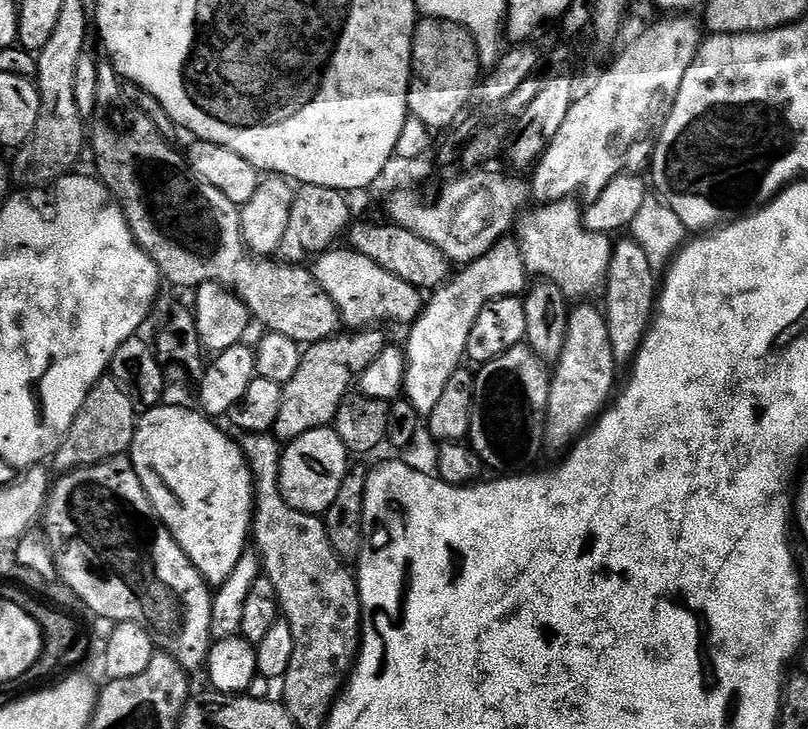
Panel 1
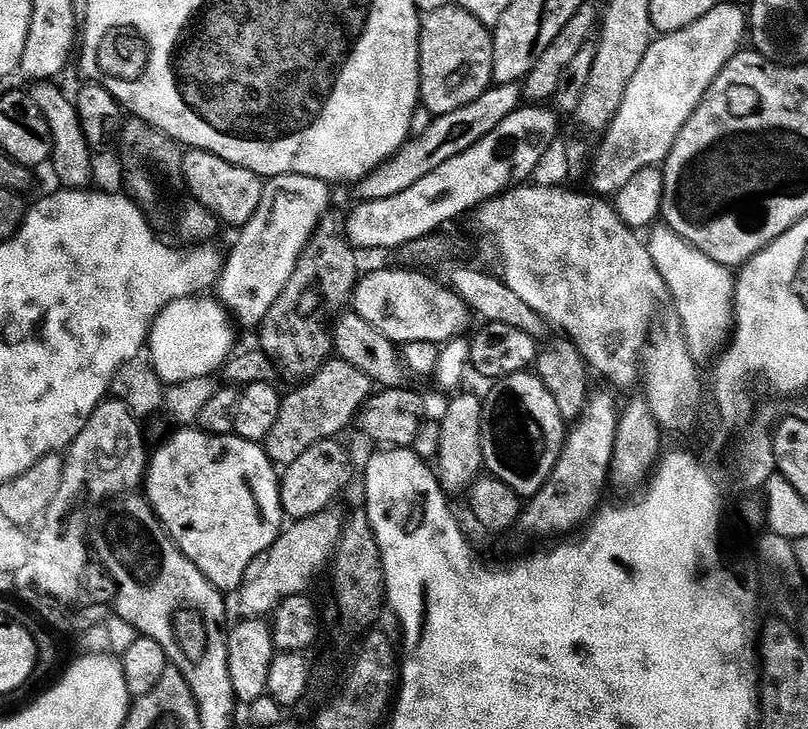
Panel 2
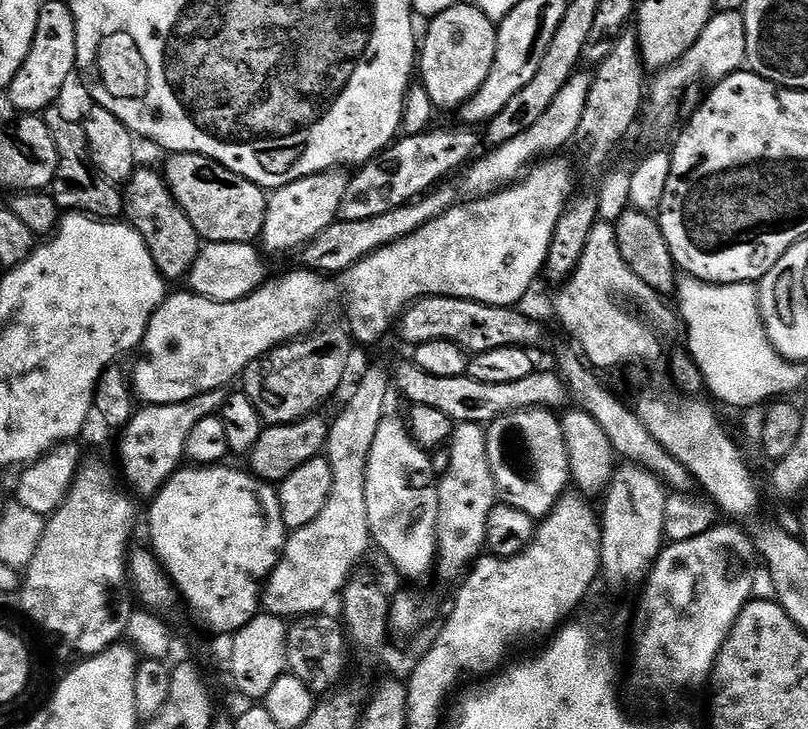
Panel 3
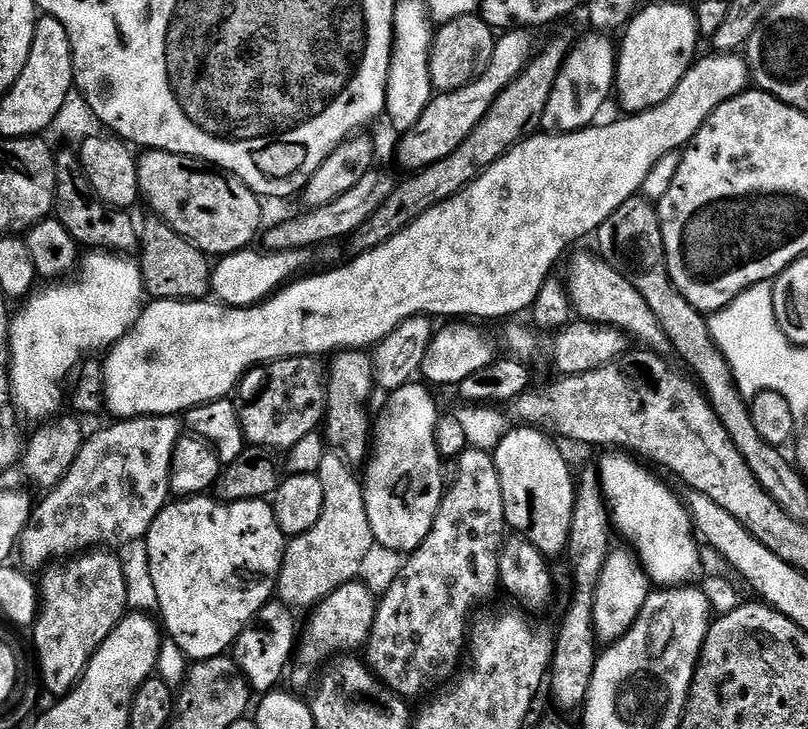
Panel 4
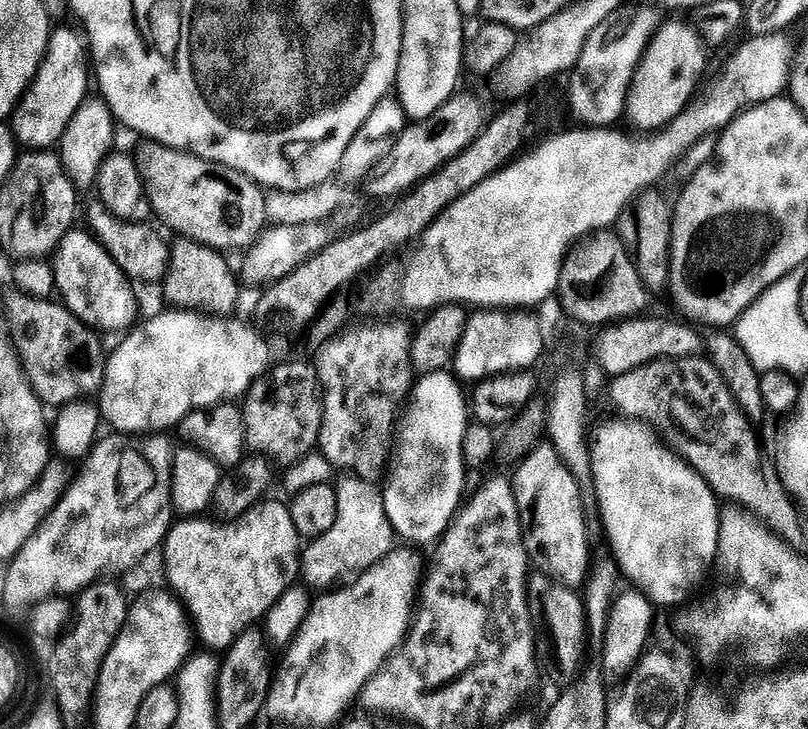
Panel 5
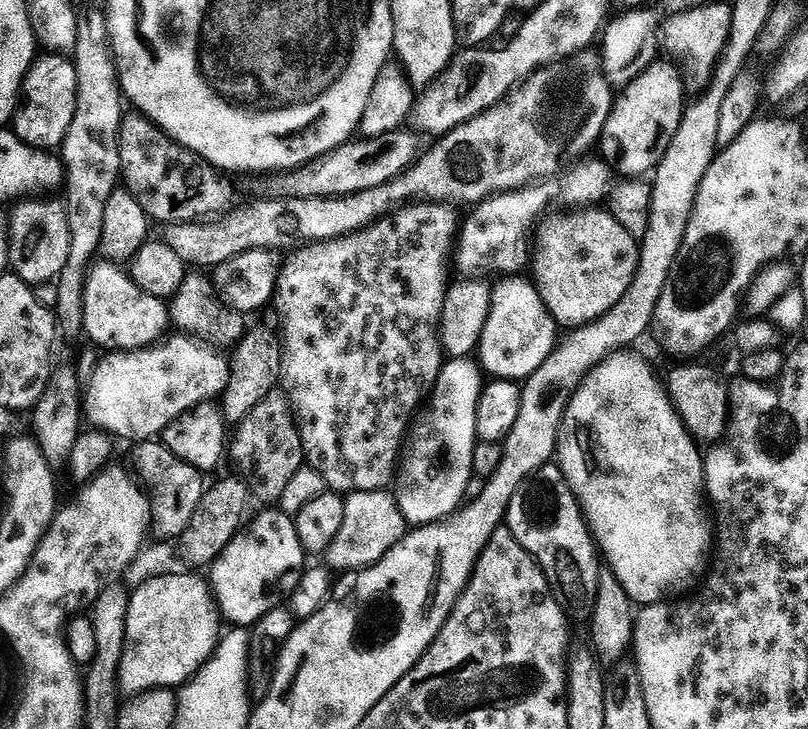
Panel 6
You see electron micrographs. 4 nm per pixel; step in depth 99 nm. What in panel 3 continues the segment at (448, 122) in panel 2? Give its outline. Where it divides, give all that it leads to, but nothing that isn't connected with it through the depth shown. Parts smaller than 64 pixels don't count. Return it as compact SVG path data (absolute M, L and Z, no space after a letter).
M468 126L459 127L440 128L437 132L427 130L418 136L405 135L385 148L380 155L372 157L357 171L360 173L356 177L353 175L349 179L346 194L342 194L339 219L346 222L362 222L366 218L378 218L382 214L390 214L390 210L401 208L403 204L410 204L413 200L419 200L421 196L431 192L447 177L444 176L447 172L454 171L456 167L459 169L461 166L467 165L473 155L471 152L476 148L476 136L472 133L475 131Z

